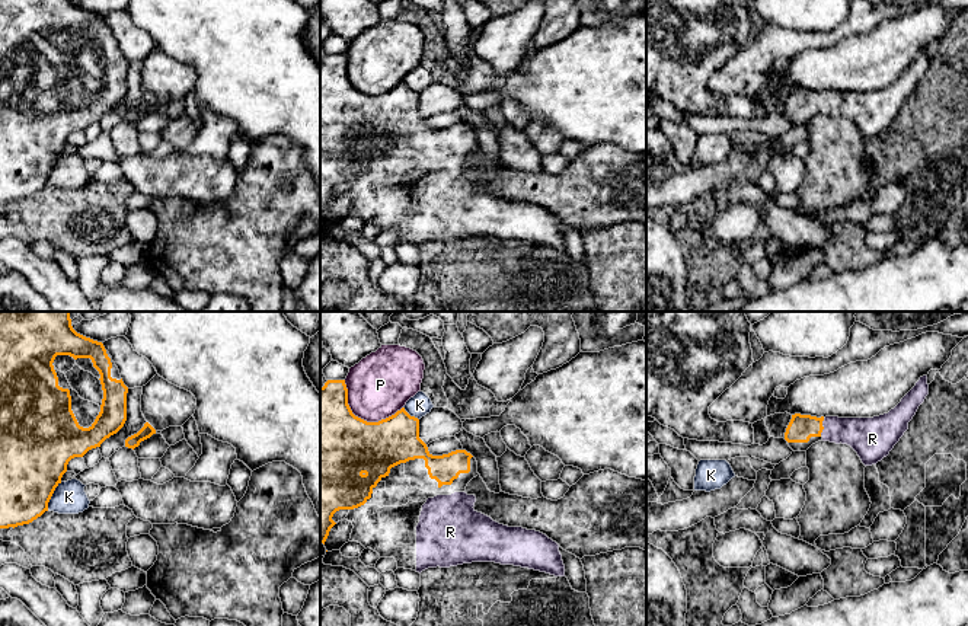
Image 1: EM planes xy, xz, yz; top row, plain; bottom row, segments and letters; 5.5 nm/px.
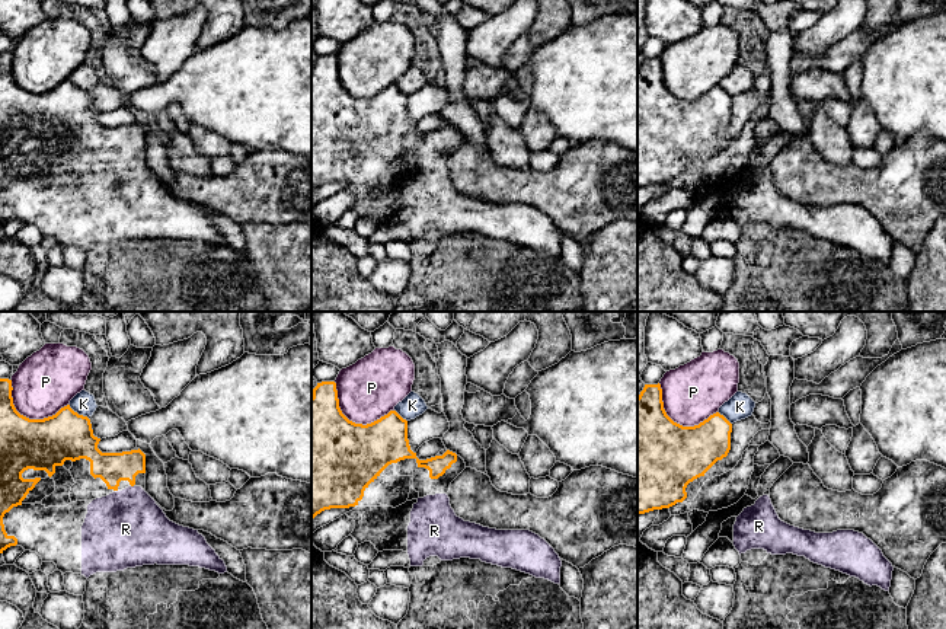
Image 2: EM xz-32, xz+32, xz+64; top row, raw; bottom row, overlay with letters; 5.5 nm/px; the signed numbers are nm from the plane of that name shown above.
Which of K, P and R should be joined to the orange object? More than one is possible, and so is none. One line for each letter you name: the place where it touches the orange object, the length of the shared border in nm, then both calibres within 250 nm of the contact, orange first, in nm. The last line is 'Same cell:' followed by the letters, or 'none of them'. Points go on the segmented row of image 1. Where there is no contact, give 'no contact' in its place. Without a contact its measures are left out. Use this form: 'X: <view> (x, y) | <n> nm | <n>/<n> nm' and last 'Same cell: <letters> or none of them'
R: yz (823, 427) | 110 nm | 150/200 nm
Same cell: R

